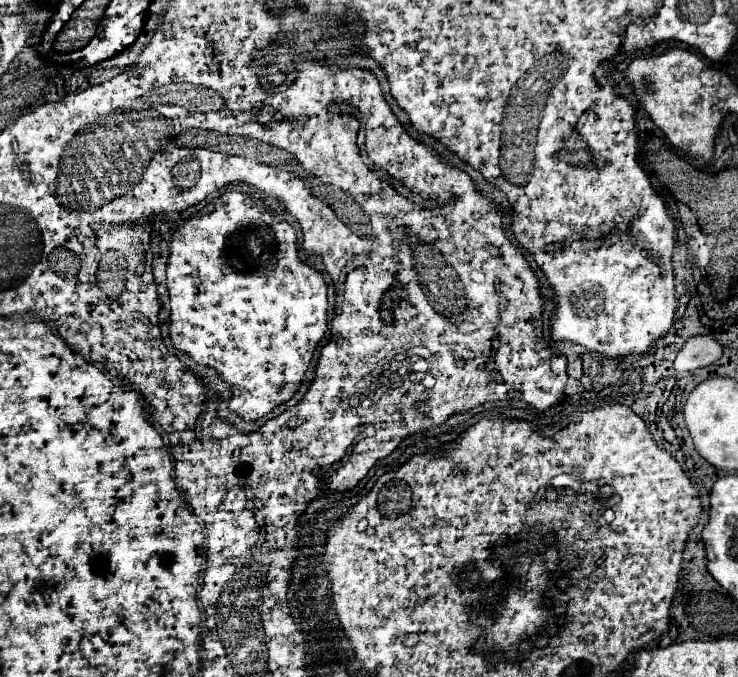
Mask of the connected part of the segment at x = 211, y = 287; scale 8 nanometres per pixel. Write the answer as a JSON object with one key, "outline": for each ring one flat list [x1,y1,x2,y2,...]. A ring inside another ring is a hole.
{"outline":[[224,192,208,202,202,204,202,208,190,218,186,220,176,236,172,238,170,244,170,256,168,256,168,270,166,270,166,284,168,284,168,294,172,300,172,322,170,322,170,332,172,336,176,336,176,346,180,346,180,350,190,352,190,356,206,366,212,366,222,380,232,384,232,398,230,398,230,410,238,412,244,420,256,420,264,414,268,414,274,406,286,402,292,398,292,394,298,390,304,372,312,360,312,354,318,346,318,342,322,340,324,332,326,332,326,308,328,308,328,300,326,300,326,282,324,278,312,270,310,266,302,264,296,252,296,232,294,228,278,214,272,214,270,210,264,208,264,204,254,202,250,196,242,194,242,192]]}

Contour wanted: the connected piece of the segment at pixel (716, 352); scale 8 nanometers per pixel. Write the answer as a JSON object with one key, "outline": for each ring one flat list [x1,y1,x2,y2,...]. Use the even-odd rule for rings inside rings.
{"outline":[[696,334,680,348,674,368,678,372,694,372,708,364,714,364,722,356,722,346,710,334]]}

